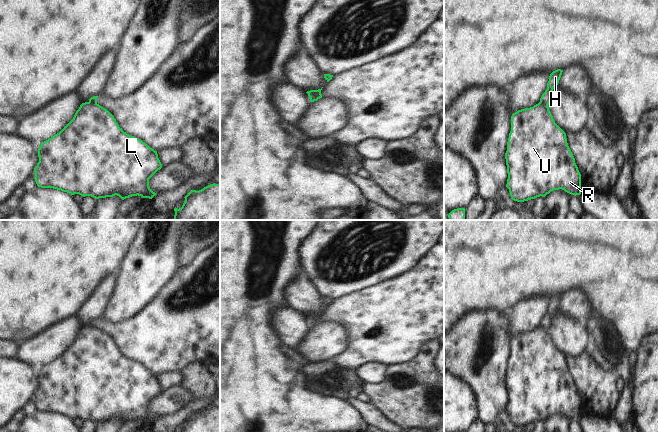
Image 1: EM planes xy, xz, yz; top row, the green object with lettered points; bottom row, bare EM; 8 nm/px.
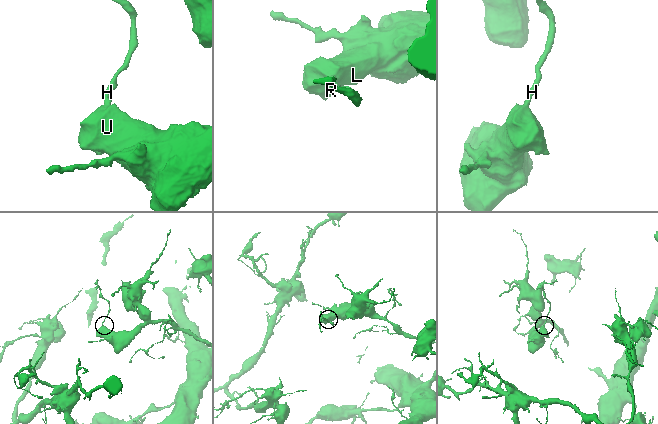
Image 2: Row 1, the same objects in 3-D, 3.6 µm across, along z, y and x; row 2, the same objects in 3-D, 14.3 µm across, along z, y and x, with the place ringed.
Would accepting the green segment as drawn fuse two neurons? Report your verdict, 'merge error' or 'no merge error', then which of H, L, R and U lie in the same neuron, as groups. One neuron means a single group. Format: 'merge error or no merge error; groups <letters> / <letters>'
merge error; groups H / L R U

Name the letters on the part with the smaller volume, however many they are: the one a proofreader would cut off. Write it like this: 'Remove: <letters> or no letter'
Remove: H.

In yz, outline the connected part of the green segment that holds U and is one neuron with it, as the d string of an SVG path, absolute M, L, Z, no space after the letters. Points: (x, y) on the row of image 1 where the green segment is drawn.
M538 103L512 114L505 159L508 173L506 187L514 201L545 197L559 189L571 195L582 192L581 174L568 146L566 133L555 123L549 107L544 104Z

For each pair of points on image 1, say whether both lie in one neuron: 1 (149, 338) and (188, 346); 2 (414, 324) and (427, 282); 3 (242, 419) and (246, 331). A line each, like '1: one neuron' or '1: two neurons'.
1: one neuron
2: one neuron
3: one neuron

